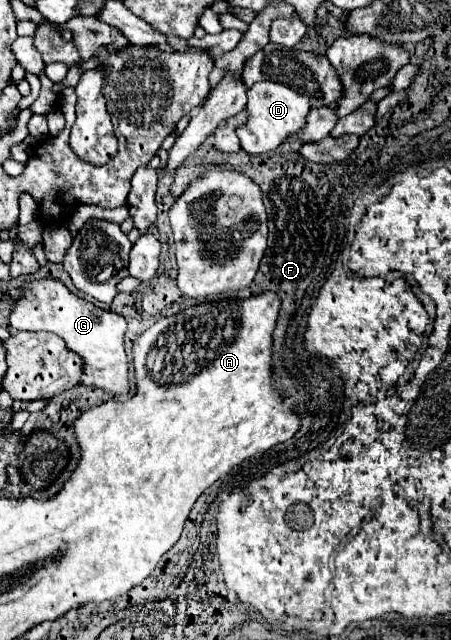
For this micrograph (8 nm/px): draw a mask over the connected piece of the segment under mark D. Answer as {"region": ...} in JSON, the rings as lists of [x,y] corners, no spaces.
{"region":[[[257,81],[247,91],[247,97],[249,97],[249,103],[247,103],[249,121],[241,129],[237,129],[237,137],[241,139],[243,151],[247,151],[251,155],[271,153],[279,145],[289,141],[289,137],[293,133],[303,129],[303,125],[307,123],[307,113],[311,111],[307,97],[303,97],[301,93],[295,93],[291,87],[279,85],[275,81]]]}

